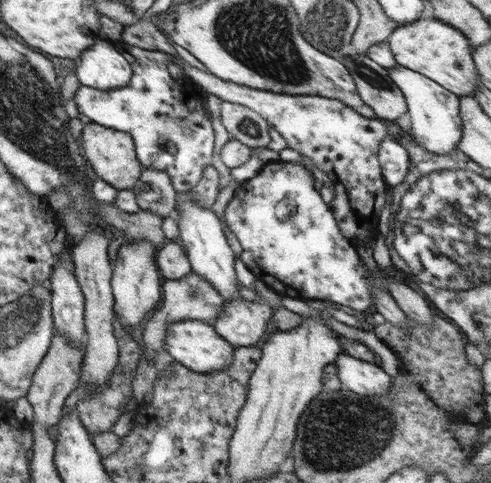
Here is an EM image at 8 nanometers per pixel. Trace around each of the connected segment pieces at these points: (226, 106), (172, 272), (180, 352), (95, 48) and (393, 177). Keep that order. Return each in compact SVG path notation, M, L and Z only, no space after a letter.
M222 100L221 121L224 128L242 144L253 148L265 148L270 144L270 127L260 113L240 103Z
M179 242L164 245L155 255L160 275L170 280L180 280L182 276L193 272L185 249Z
M186 319L182 322L172 322L172 326L168 326L164 345L166 345L166 351L178 363L199 373L220 372L226 366L230 366L234 360L234 346L218 333L214 325L205 324L204 321Z
M96 40L75 62L75 73L86 87L112 91L129 86L132 79L132 65L110 40Z
M382 138L378 146L378 162L386 184L390 188L404 182L408 168L412 165L410 162L410 153L406 151L404 145L395 142L394 138Z

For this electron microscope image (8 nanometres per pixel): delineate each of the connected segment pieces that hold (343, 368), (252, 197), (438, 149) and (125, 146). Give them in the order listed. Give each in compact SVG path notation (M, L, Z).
M340 352L338 358L332 362L340 382L349 392L362 396L386 396L392 388L392 377L382 366L354 358L346 352Z
M281 160L266 163L253 178L240 184L224 210L230 230L242 246L240 259L248 270L281 297L298 300L326 300L364 312L373 308L369 269L358 255L351 241L342 236L331 207L314 187L315 178L300 163Z
M400 65L388 68L388 79L399 87L406 99L407 112L410 116L410 136L418 146L432 154L450 154L458 147L462 136L462 119L458 116L460 101L456 94L423 74Z
M90 122L86 124L80 135L82 152L93 172L118 190L130 190L141 178L144 166L137 158L136 143L128 132L112 130L107 126Z

